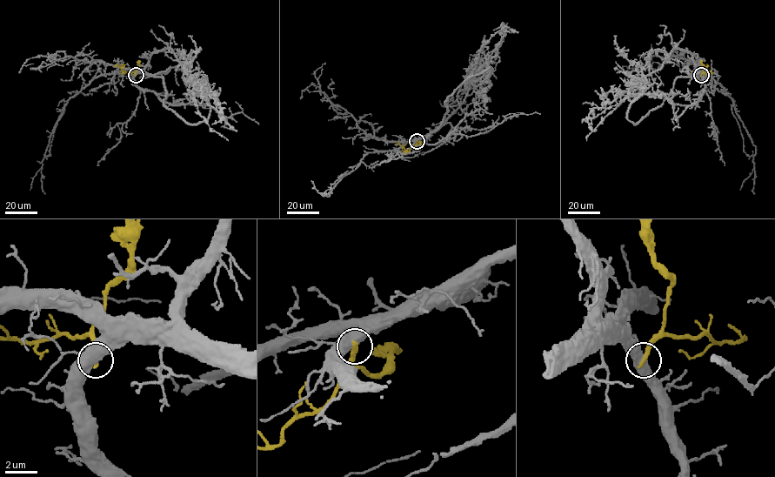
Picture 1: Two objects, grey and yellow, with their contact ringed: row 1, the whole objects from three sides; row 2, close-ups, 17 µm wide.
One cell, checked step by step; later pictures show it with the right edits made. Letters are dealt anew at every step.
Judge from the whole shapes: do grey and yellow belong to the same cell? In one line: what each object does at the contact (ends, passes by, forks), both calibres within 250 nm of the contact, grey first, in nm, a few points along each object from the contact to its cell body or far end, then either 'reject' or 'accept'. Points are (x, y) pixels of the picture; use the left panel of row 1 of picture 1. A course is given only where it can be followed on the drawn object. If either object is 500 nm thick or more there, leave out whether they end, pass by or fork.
500 nm thick on the grey side, 360 nm on the other; grey runs (135, 75), (143, 70), (153, 53), (170, 49), (194, 88), (216, 100), (222, 107), (223, 118), (237, 131); yellow runs (136, 75), (123, 71), (116, 64), (114, 66); reject

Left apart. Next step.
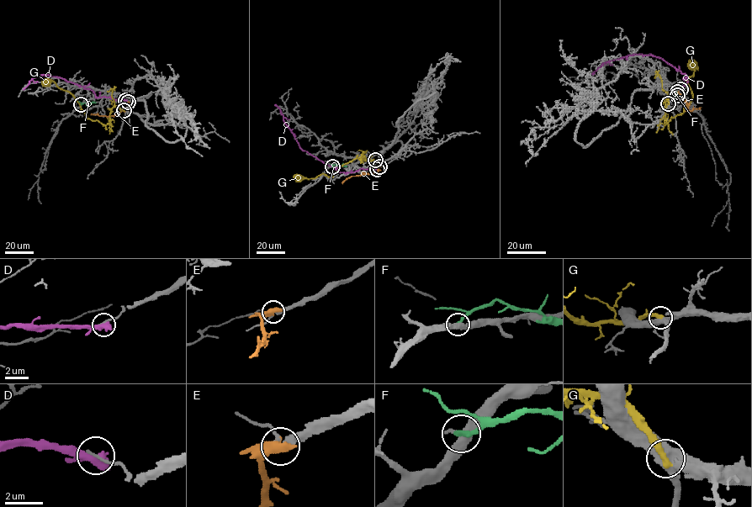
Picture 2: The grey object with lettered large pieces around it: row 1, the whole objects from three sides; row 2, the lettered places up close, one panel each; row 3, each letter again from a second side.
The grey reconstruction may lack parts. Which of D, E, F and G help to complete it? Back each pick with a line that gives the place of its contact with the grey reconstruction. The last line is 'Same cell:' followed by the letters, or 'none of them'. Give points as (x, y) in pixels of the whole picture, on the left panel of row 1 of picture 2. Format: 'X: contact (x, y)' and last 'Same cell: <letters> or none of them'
E: contact (128, 102)
Same cell: E

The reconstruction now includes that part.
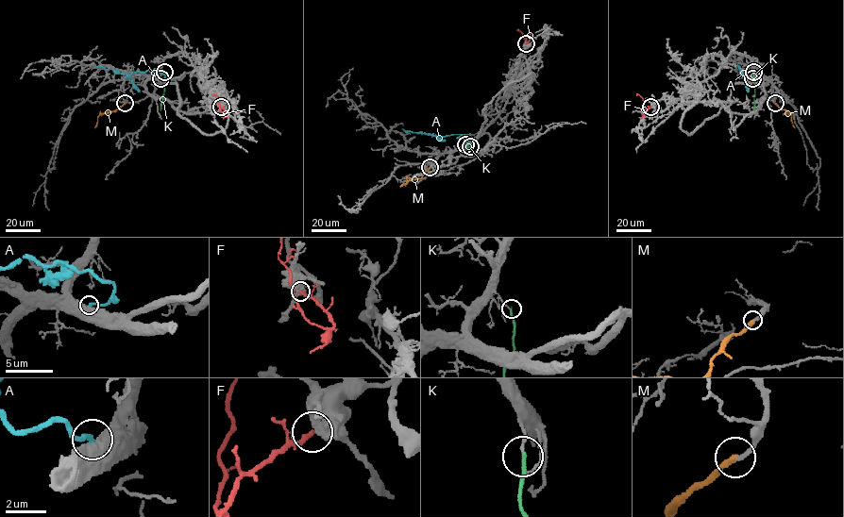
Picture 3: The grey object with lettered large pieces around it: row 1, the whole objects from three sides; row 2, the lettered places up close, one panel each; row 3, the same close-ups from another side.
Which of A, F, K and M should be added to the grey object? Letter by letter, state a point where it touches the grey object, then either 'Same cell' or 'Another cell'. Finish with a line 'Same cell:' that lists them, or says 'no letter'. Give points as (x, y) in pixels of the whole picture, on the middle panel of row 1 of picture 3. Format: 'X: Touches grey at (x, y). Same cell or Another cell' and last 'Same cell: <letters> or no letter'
A: Touches grey at (465, 144). Another cell
F: Touches grey at (526, 43). Another cell
K: Touches grey at (470, 146). Another cell
M: Touches grey at (430, 167). Same cell
Same cell: M

